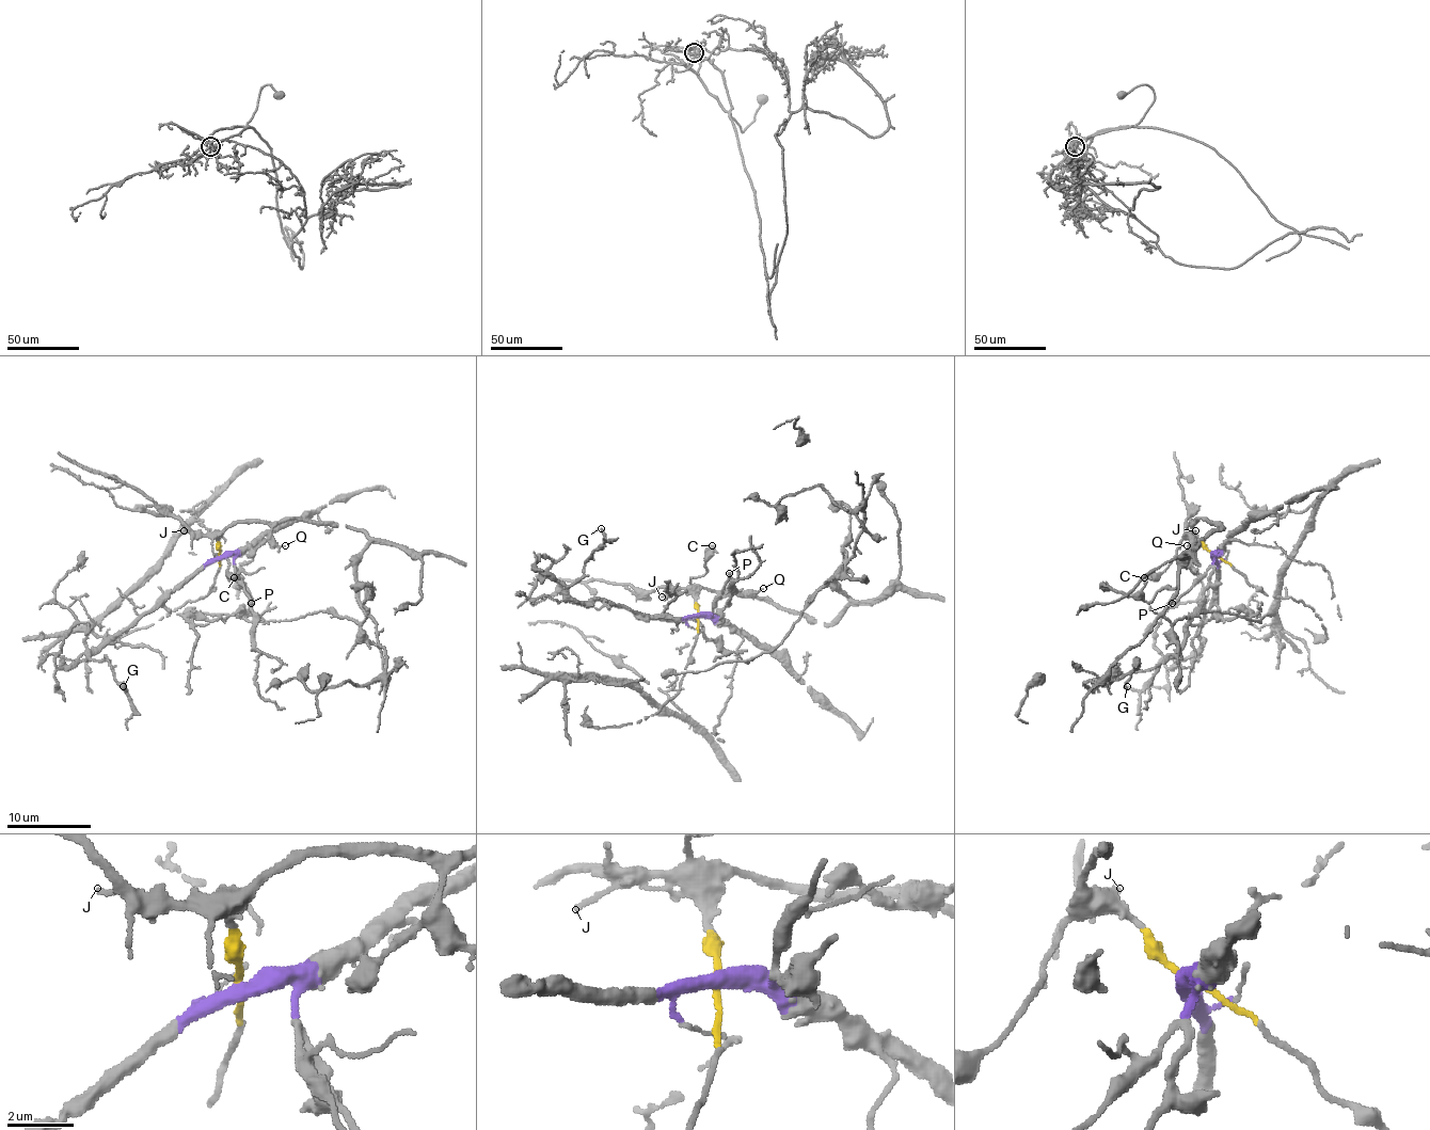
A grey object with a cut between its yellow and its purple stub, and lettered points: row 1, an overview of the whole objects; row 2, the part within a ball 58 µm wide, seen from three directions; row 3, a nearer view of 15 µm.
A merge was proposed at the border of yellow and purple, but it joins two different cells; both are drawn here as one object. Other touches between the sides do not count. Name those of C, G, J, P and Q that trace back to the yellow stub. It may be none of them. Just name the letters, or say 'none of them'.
C, J, Q

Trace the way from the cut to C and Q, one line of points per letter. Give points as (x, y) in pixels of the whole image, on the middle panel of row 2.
C: (698, 617), (689, 581), (706, 572), (709, 548), (713, 544)
Q: (698, 617), (696, 595), (702, 589), (742, 593), (763, 589)

